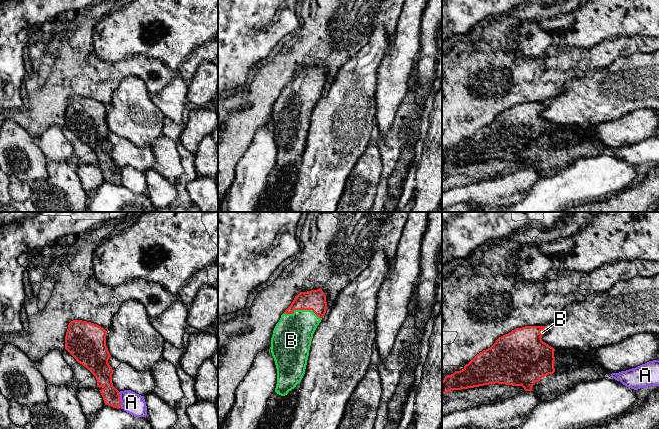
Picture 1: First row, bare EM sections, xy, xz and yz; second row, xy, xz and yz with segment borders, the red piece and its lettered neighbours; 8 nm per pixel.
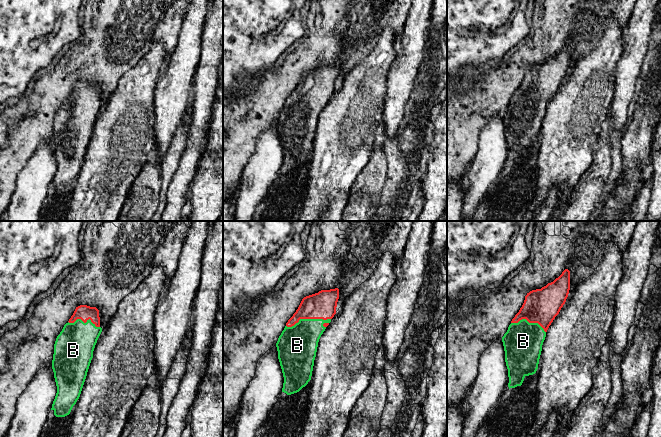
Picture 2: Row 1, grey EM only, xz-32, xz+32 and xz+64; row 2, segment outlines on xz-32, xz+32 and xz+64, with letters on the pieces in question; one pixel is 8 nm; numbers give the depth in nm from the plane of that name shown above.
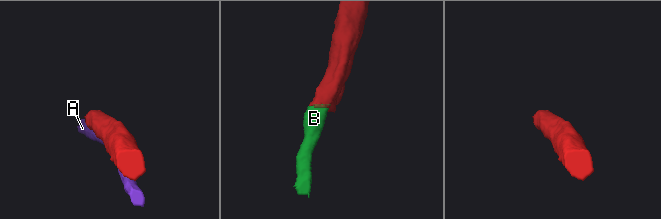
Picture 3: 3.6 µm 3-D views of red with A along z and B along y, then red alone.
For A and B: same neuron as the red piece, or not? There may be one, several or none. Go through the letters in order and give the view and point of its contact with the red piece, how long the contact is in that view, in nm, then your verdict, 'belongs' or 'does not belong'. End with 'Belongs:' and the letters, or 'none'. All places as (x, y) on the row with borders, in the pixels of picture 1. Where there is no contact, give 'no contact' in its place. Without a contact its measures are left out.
A: meets red in xy at (120, 400); contact 130 nm long; does not belong
B: meets red in xz at (302, 309); contact 320 nm long; belongs
Belongs: B

